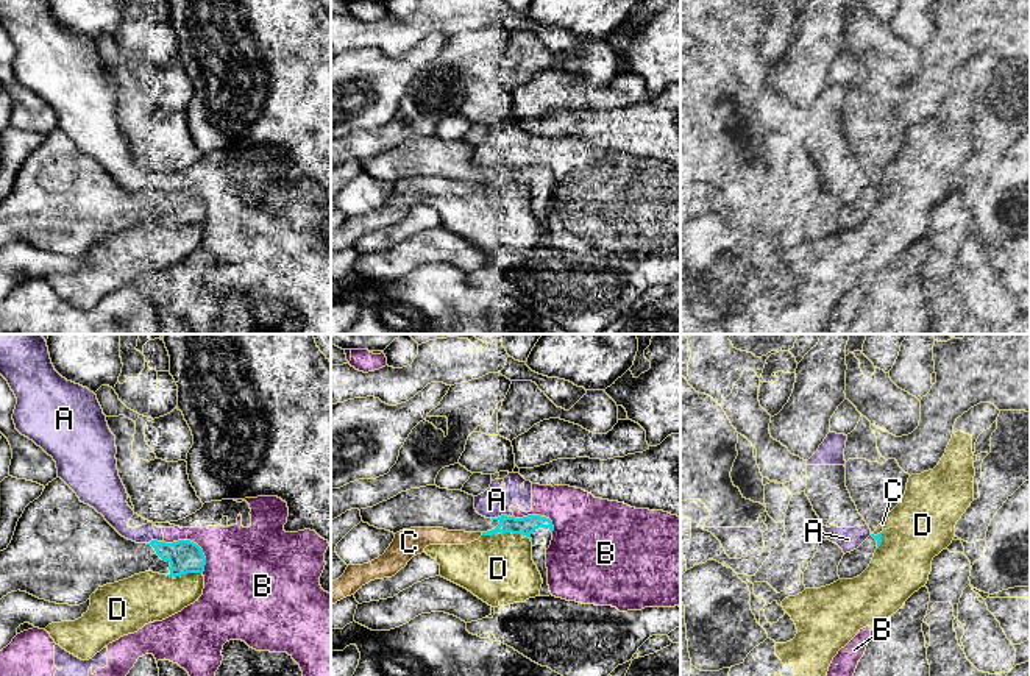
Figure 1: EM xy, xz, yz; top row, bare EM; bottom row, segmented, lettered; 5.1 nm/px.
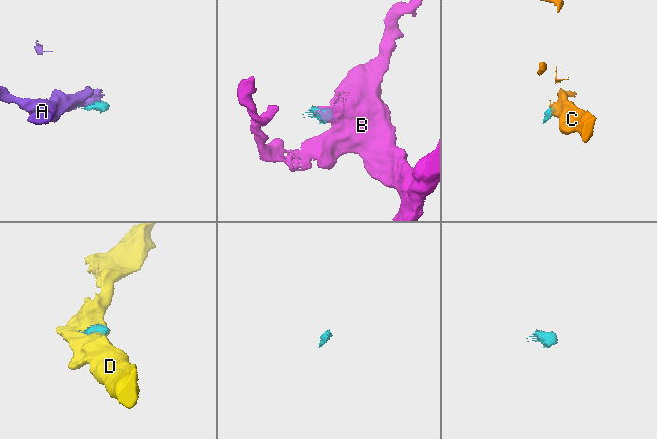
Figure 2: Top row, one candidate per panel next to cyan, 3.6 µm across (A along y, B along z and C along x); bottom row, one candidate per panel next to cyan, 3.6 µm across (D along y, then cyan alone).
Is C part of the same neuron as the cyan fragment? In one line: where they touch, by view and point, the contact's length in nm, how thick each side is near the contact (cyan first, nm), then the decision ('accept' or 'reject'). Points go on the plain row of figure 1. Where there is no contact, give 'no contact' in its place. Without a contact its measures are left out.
yz (877, 185) | 70 nm | 40/40 nm | reject

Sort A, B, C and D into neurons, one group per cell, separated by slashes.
A B / C / D

